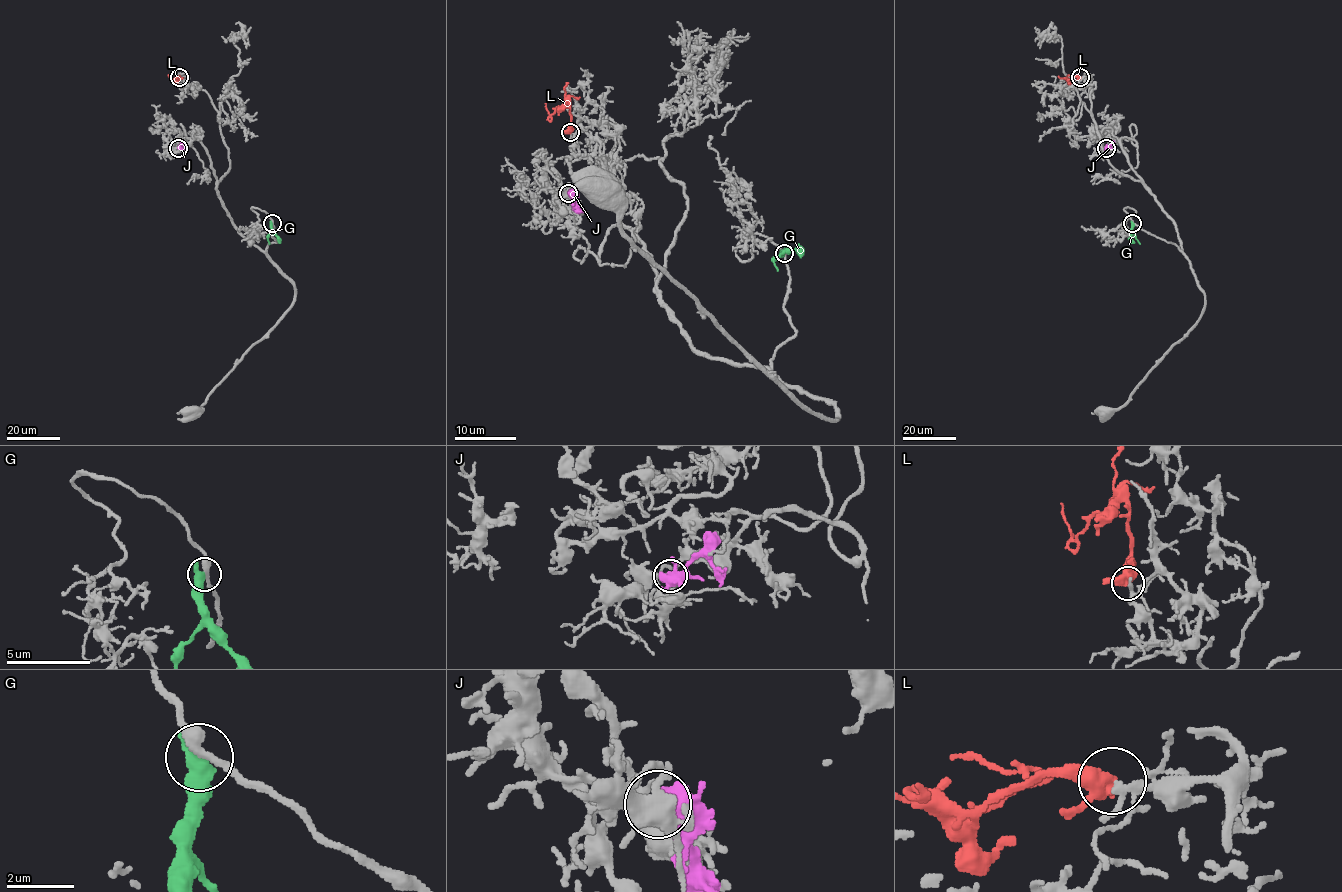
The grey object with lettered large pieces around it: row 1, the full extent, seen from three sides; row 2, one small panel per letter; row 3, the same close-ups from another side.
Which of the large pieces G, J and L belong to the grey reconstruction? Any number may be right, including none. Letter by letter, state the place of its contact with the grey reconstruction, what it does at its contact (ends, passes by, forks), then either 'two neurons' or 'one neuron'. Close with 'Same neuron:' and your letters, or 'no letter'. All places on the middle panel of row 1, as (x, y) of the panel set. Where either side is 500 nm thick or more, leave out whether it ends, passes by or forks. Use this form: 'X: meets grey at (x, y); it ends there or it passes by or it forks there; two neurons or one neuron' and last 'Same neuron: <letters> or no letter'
G: meets grey at (784, 253); two neurons
J: meets grey at (568, 193); it passes by; two neurons
L: meets grey at (570, 132); it forks there; one neuron
Same neuron: L

